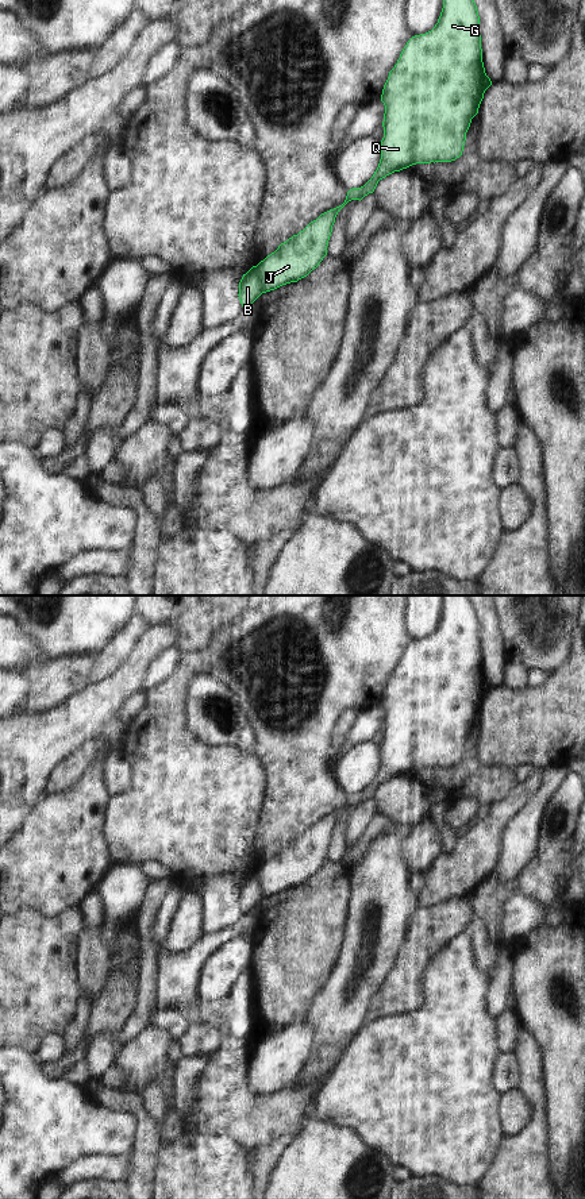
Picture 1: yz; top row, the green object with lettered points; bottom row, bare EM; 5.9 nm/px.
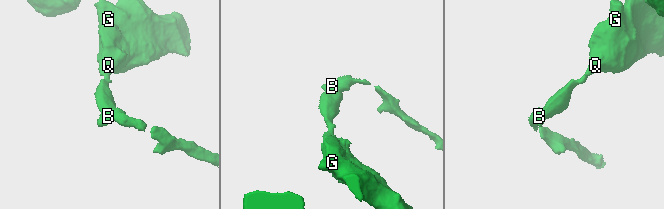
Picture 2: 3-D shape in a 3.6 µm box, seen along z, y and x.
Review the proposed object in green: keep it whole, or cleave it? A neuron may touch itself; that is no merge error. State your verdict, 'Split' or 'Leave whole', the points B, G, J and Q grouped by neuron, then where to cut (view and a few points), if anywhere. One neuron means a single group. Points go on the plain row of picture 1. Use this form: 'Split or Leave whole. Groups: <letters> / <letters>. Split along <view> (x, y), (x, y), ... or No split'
Split. Groups: B / G J Q. Split along yz (256, 871), (262, 897).

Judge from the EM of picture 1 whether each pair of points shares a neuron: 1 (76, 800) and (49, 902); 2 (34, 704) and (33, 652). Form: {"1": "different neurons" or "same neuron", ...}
{"1": "same neuron", "2": "different neurons"}

